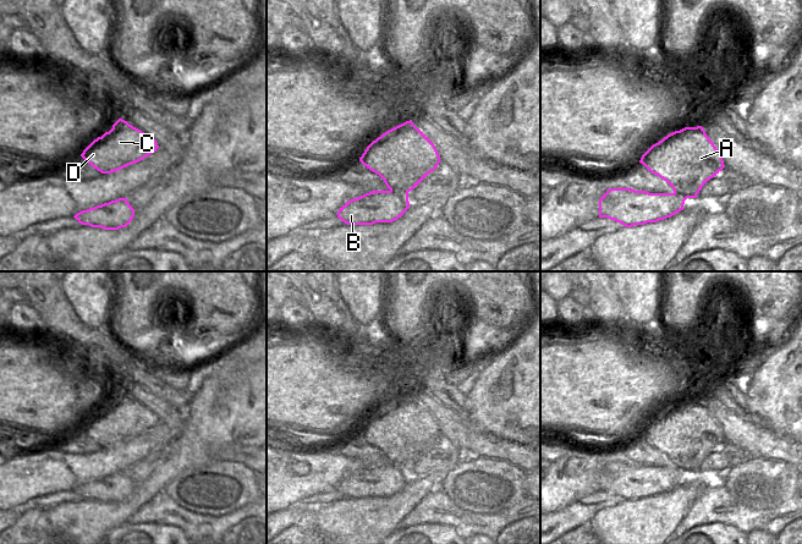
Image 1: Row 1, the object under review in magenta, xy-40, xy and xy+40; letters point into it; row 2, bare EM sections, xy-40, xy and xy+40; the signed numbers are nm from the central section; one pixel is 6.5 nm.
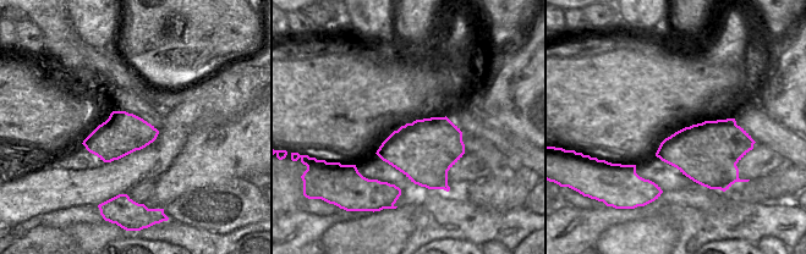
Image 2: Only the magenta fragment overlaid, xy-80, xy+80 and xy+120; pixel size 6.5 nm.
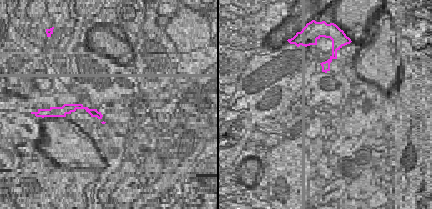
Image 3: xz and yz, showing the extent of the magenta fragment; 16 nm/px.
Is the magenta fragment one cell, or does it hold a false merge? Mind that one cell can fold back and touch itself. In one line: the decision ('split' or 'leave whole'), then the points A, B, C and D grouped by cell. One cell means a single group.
split; A C D / B

